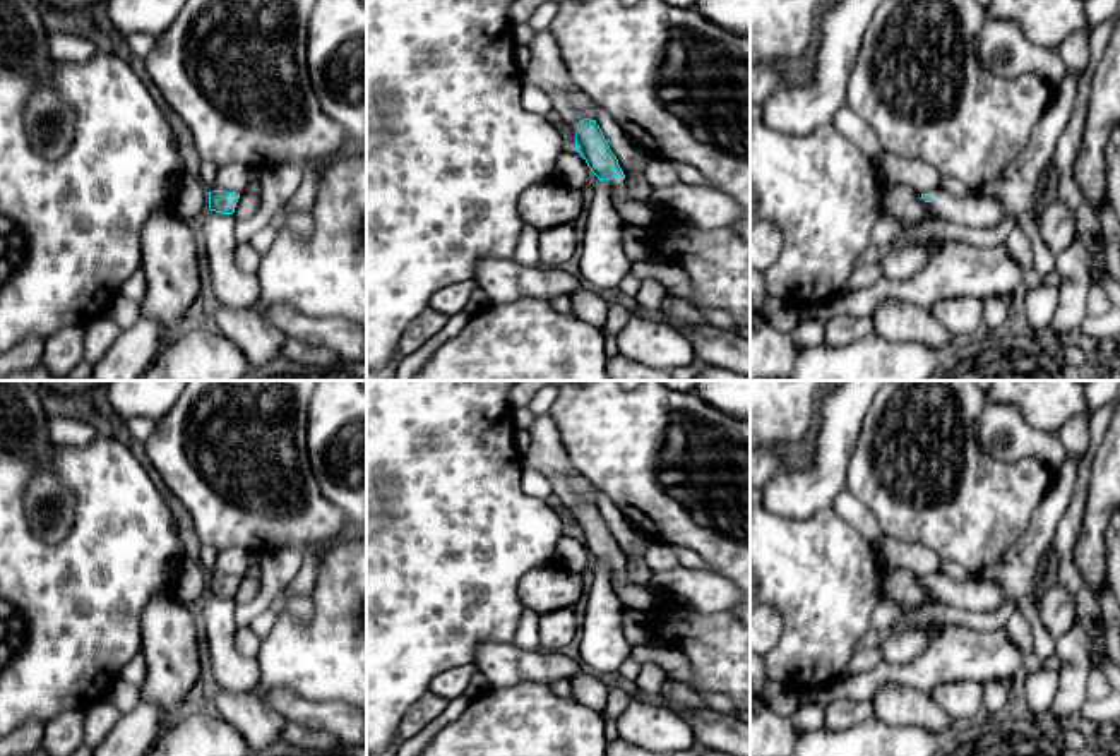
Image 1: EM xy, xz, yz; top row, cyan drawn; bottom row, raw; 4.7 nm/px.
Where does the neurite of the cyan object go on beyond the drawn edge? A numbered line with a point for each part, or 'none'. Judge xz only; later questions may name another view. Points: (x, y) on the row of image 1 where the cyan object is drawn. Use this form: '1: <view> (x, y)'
1: xz (617, 189)

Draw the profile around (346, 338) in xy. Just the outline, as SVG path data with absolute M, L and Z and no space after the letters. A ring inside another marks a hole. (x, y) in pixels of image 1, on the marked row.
M259 302L250 309L288 338L325 346L336 351L341 362L366 362L366 329L353 321L310 319L283 305L260 310Z

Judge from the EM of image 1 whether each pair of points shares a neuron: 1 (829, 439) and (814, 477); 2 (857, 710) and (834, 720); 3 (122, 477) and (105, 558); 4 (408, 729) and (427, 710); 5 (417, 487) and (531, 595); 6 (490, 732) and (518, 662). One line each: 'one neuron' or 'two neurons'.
1: one neuron
2: one neuron
3: one neuron
4: one neuron
5: two neurons
6: two neurons

